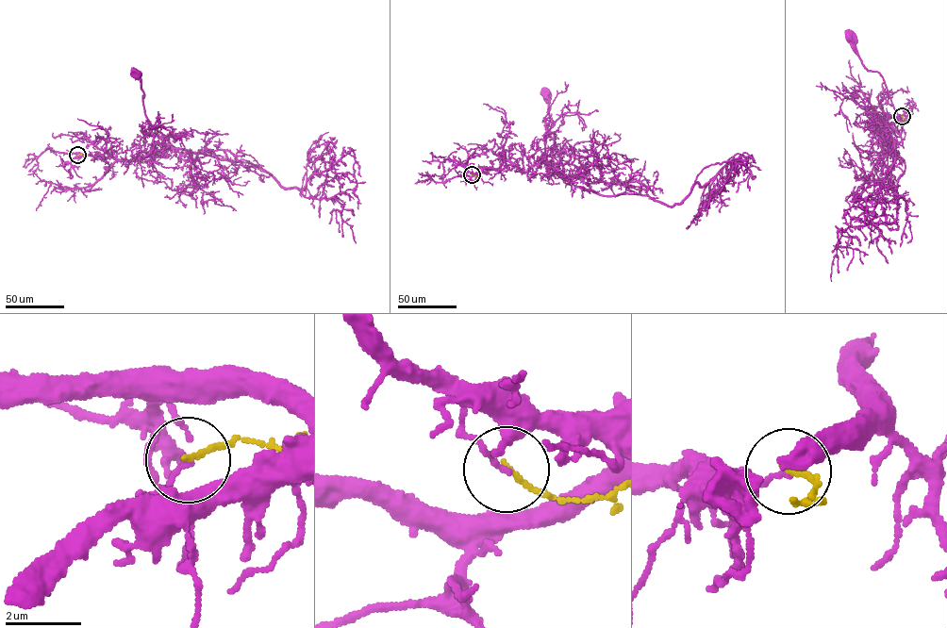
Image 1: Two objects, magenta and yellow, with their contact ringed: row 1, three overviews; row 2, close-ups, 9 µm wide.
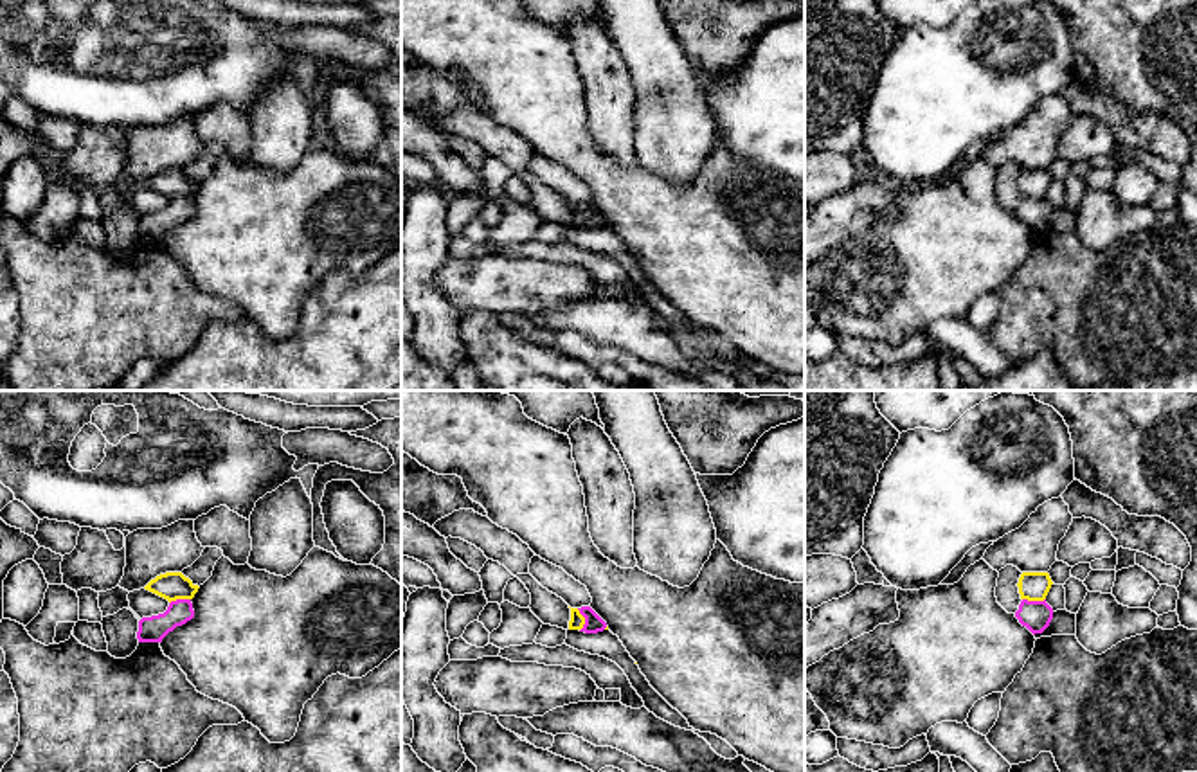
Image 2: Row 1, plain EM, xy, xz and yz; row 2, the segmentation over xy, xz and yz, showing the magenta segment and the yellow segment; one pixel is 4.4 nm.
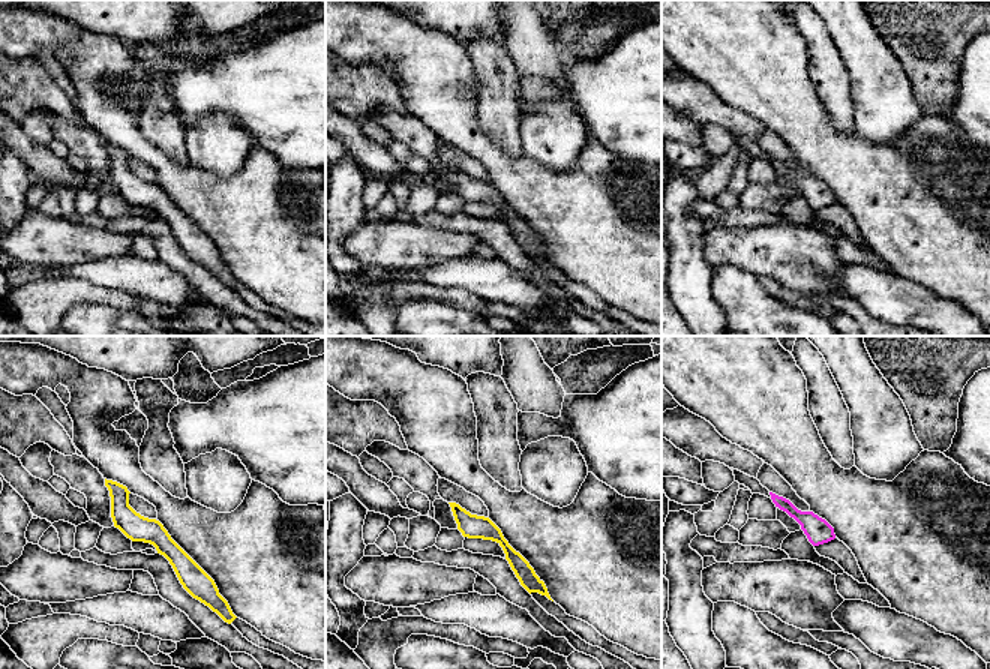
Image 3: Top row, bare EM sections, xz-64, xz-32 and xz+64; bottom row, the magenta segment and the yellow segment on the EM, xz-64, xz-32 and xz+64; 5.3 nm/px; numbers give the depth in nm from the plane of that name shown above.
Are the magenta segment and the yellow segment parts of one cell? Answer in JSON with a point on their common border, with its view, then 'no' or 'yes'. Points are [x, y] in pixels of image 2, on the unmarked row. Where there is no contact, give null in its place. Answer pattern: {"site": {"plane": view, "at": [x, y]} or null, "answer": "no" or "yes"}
{"site": {"plane": "yz", "at": [1034, 198]}, "answer": "no"}

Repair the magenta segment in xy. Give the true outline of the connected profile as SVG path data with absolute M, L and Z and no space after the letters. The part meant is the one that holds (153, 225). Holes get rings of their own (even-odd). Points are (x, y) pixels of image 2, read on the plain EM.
M191 196L171 198L164 211L142 214L139 218L137 236L139 239L162 239L169 229L193 214L194 207Z

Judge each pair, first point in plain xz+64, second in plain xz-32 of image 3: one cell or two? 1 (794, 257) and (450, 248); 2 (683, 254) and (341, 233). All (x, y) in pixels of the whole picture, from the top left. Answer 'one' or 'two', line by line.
1: one
2: one

